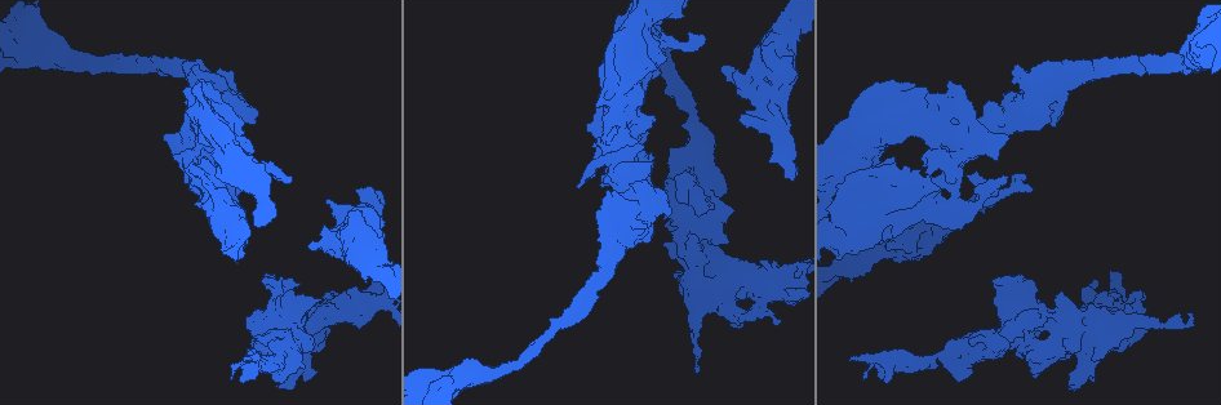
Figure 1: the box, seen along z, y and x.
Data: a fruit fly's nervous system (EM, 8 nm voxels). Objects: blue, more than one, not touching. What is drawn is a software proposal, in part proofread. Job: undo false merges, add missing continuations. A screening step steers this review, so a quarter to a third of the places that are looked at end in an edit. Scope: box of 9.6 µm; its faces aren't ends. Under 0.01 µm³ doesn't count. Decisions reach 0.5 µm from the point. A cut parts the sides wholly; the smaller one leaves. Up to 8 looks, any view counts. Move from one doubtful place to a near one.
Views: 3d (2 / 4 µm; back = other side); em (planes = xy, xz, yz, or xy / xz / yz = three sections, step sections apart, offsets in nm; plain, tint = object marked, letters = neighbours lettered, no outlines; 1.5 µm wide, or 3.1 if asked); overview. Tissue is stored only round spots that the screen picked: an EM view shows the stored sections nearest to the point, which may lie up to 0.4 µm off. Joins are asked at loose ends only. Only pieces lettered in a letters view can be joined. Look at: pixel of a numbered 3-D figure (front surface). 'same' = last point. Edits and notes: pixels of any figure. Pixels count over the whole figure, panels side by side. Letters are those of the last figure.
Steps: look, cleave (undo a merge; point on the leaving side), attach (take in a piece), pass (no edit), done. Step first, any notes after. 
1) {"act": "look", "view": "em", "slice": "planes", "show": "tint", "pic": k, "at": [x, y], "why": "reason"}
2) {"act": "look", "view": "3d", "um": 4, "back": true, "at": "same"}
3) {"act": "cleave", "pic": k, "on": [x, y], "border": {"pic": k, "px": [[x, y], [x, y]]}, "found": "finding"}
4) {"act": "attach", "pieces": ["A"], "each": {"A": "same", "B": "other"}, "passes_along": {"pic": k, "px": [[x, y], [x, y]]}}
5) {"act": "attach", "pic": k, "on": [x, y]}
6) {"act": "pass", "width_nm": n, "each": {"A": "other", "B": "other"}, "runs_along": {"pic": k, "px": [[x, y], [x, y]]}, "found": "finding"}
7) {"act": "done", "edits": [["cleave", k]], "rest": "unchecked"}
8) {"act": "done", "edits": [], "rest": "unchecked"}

{"act": "look", "view": "em", "slice": "planes", "show": "letters", "pic": 1, "at": [643, 96], "why": "an open end"}

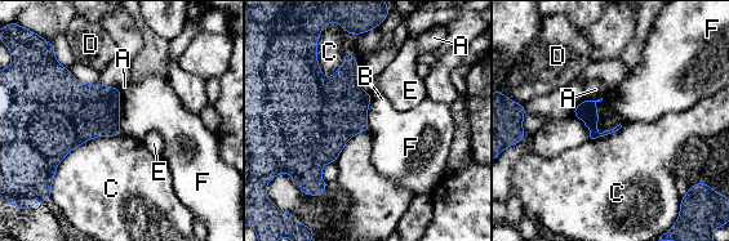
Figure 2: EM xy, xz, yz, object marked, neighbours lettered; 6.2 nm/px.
{"act": "pass", "longest_contact_nm": ["C", 550], "each": {"A": "other", "B": "other", "C": "other", "D": "other", "E": "other", "F": "other"}, "found": "no lettered piece goes on from it"}

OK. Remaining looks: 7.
{"act": "look", "view": "3d", "um": 4, "pic": 1, "at": [308, 246]}

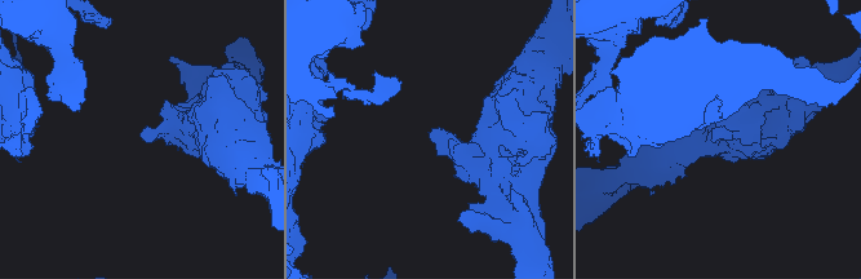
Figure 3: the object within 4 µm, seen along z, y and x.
{"act": "look", "view": "em", "slice": "xy", "step": 4, "show": "tint", "pic": 3, "at": [716, 134]}

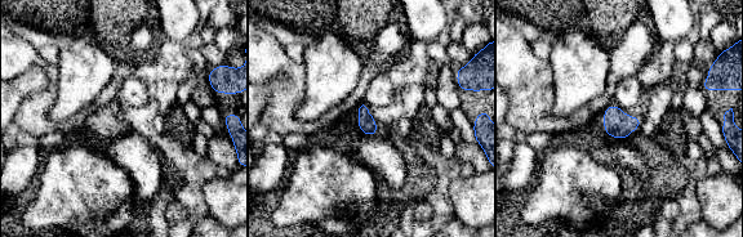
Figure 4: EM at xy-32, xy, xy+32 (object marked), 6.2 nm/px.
{"act": "look", "view": "em", "slice": "yz", "step": 8, "show": "letters", "at": "same", "why": "cut it another way"}

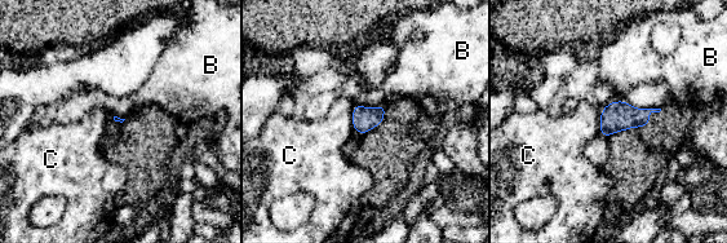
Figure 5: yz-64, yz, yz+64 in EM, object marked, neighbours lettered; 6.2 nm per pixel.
{"act": "pass", "each": {"B": "other", "C": "other"}, "border": {"pic": 5, "px": [[354, 105], [353, 129]]}, "found": "none of them fits"}

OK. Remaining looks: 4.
{"act": "look", "view": "em", "slice": "planes", "show": "plain", "pic": 1, "at": [788, 291], "why": "stops while still wide"}

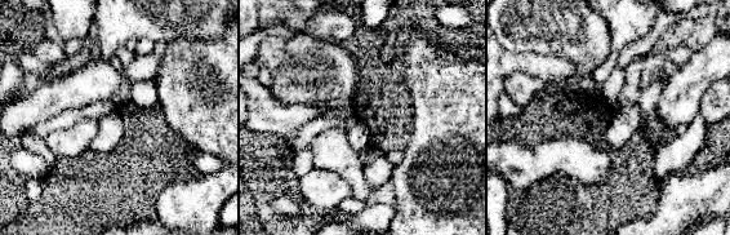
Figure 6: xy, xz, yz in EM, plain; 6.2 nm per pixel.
{"act": "look", "view": "em", "slice": "planes", "show": "tint", "at": "same"}

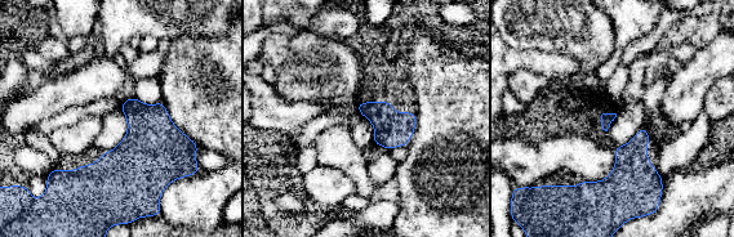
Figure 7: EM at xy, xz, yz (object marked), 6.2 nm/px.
{"act": "look", "view": "em", "slice": "planes", "show": "letters", "at": "same", "why": "what lies round it"}

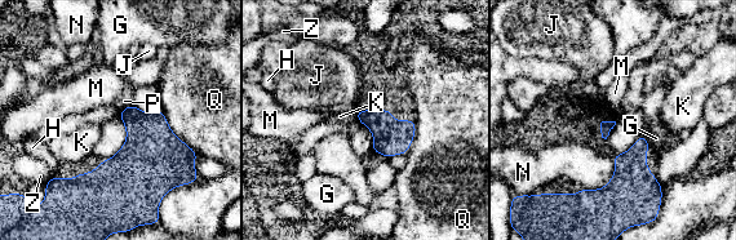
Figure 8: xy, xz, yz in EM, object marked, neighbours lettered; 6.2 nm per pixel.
{"act": "pass", "each": {"G": "other", "H": "other", "J": "other", "K": "other", "M": "other", "N": "other", "P": "other", "Q": "other", "Z": "other"}, "found": "none of them fits"}

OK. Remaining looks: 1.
{"act": "done", "edits": [], "rest": "unchecked"}

